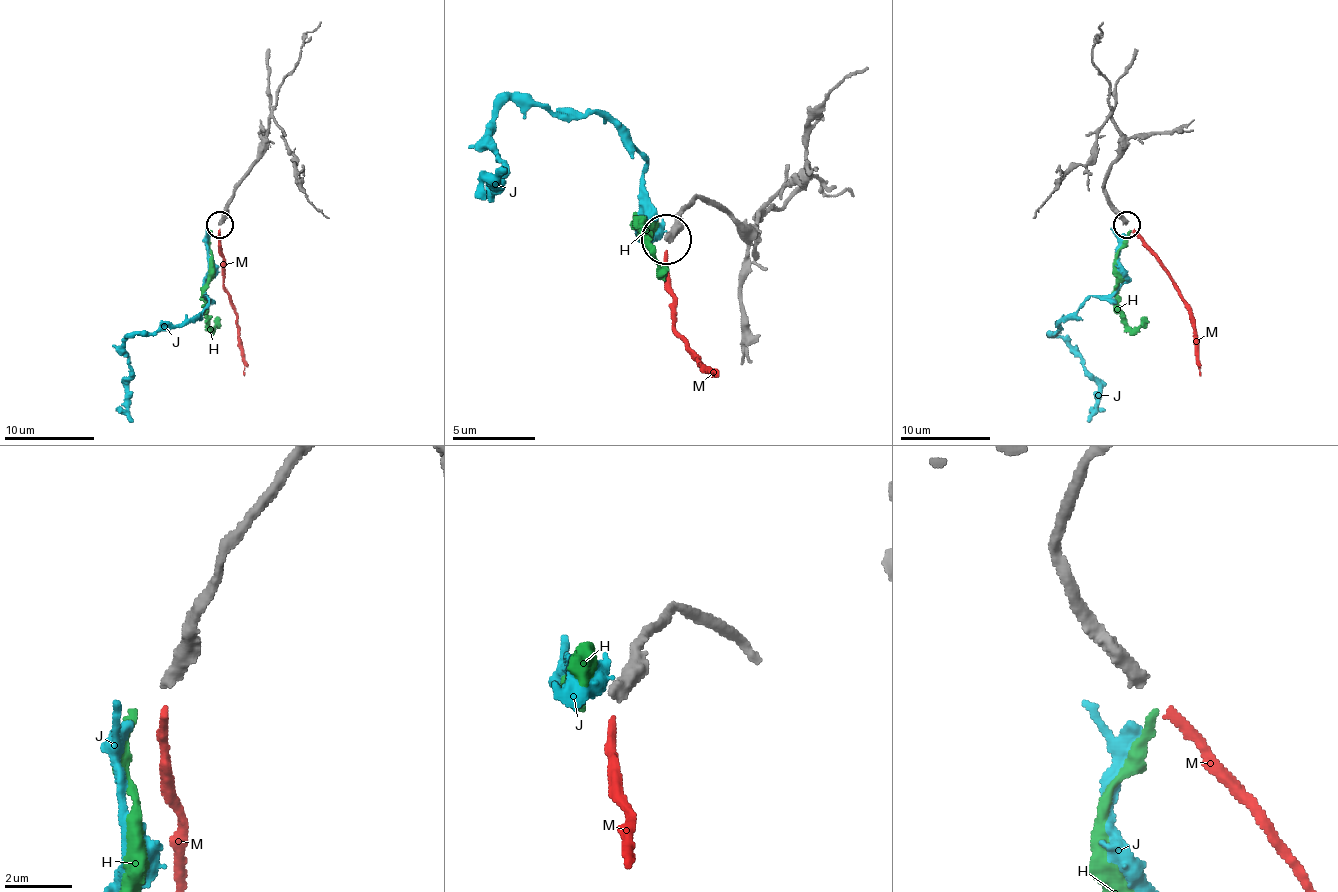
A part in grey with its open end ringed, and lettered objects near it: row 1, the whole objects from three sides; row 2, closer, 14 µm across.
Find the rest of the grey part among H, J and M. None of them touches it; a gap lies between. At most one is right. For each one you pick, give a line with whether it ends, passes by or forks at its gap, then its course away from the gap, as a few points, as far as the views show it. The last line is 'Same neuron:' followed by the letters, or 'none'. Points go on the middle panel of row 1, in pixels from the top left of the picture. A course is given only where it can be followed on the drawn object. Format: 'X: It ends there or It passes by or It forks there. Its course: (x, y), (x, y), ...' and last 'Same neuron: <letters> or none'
M: It ends there. Its course: (665, 253), (674, 328), (699, 357), (711, 378)
Same neuron: M

